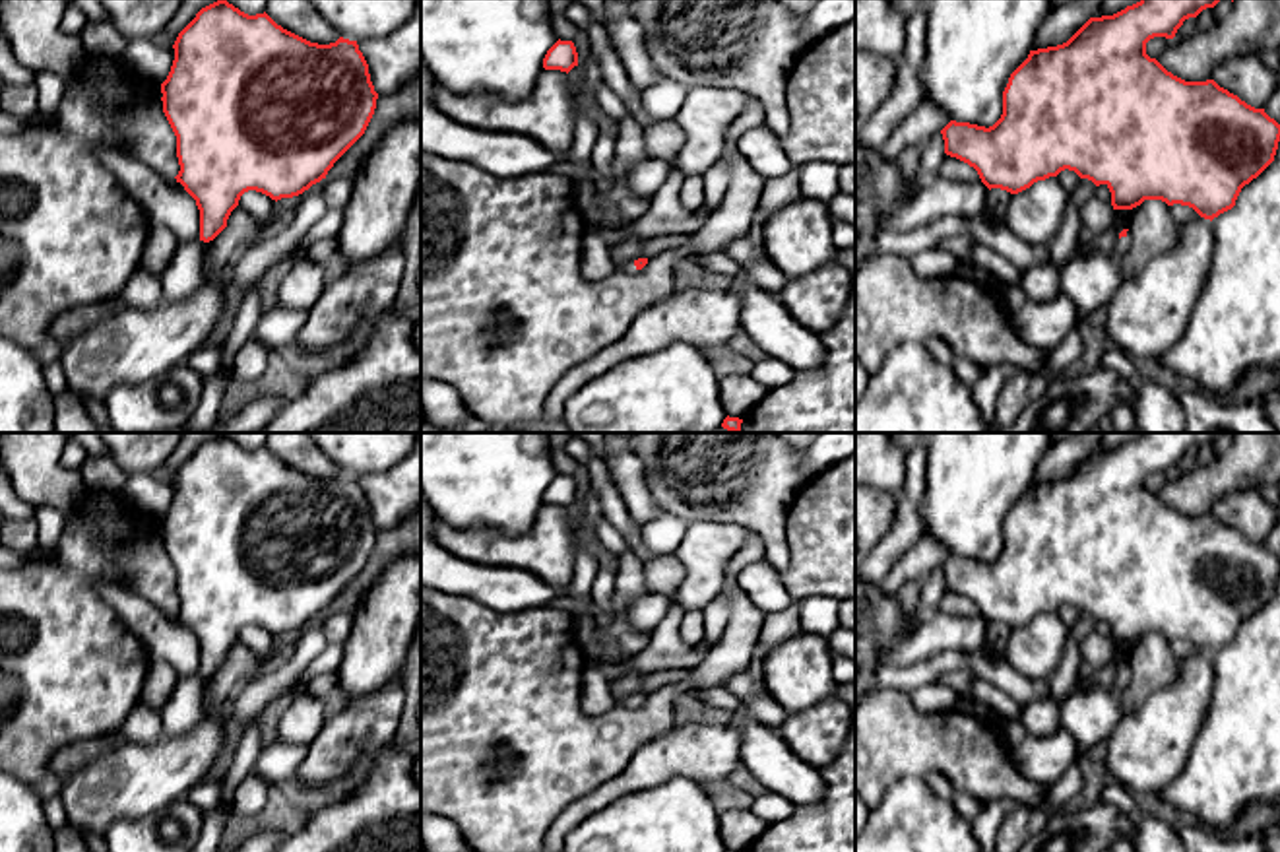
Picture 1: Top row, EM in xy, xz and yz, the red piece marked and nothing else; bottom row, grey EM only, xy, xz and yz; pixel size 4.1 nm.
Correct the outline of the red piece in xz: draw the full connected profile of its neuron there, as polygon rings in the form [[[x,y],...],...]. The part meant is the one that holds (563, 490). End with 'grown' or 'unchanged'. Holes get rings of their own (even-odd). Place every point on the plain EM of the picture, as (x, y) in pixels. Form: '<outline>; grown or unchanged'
[[[557,475],[543,493],[545,505],[560,505],[570,507],[574,501],[578,501],[578,487],[572,475]]]; unchanged

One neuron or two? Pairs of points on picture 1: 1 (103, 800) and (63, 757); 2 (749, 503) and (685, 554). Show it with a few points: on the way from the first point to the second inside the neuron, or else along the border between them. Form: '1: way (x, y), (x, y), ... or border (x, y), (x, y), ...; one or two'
1: border (115, 748), (82, 763), (64, 781); two
2: border (691, 523), (734, 523), (747, 528); two

